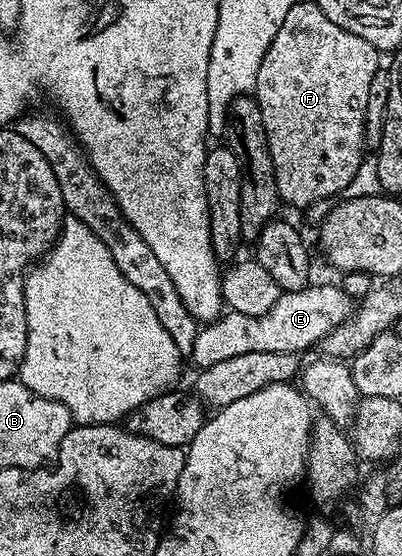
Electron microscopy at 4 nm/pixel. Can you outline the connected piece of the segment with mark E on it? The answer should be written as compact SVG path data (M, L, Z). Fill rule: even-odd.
M335 283L303 288L300 292L281 292L274 306L261 316L251 316L231 310L220 319L205 323L197 331L192 347L191 363L203 370L214 362L238 358L238 354L254 354L256 350L303 353L303 348L319 345L326 334L340 324L346 324L354 315L354 302Z

